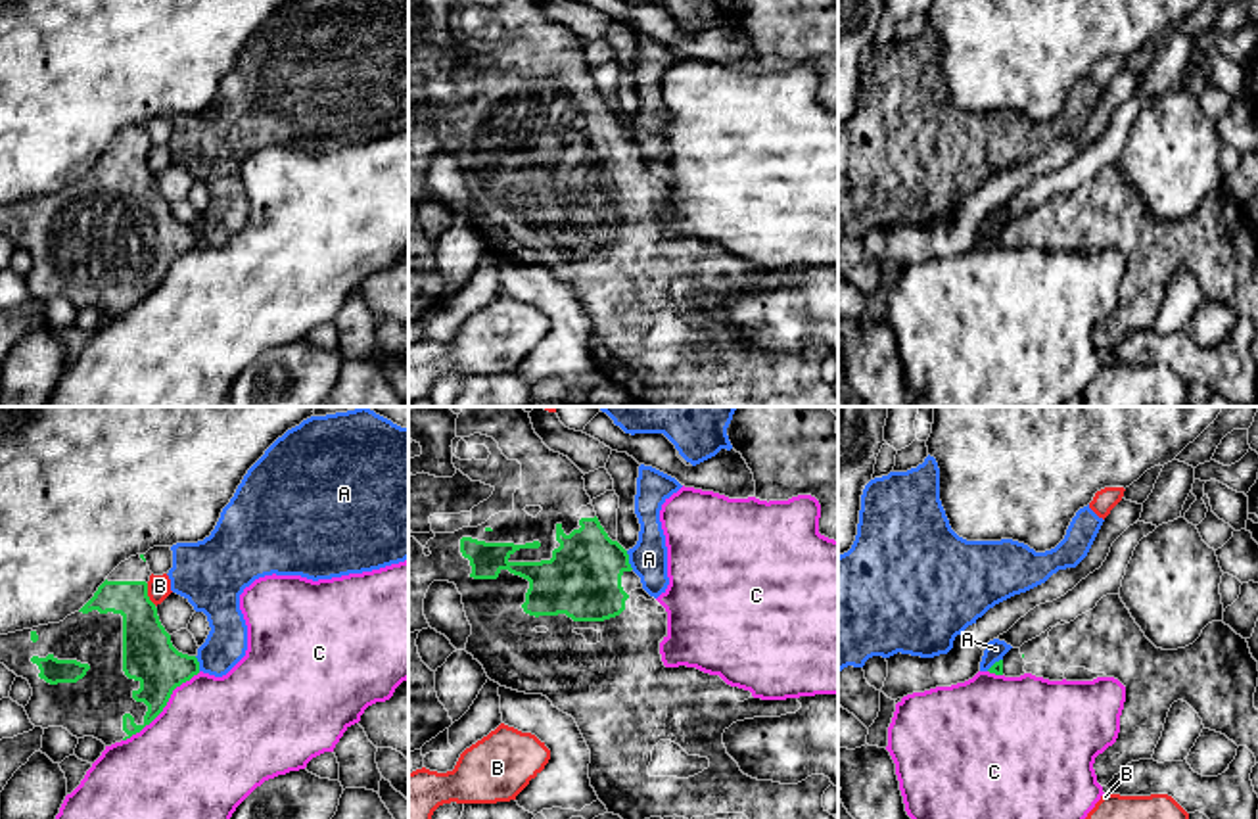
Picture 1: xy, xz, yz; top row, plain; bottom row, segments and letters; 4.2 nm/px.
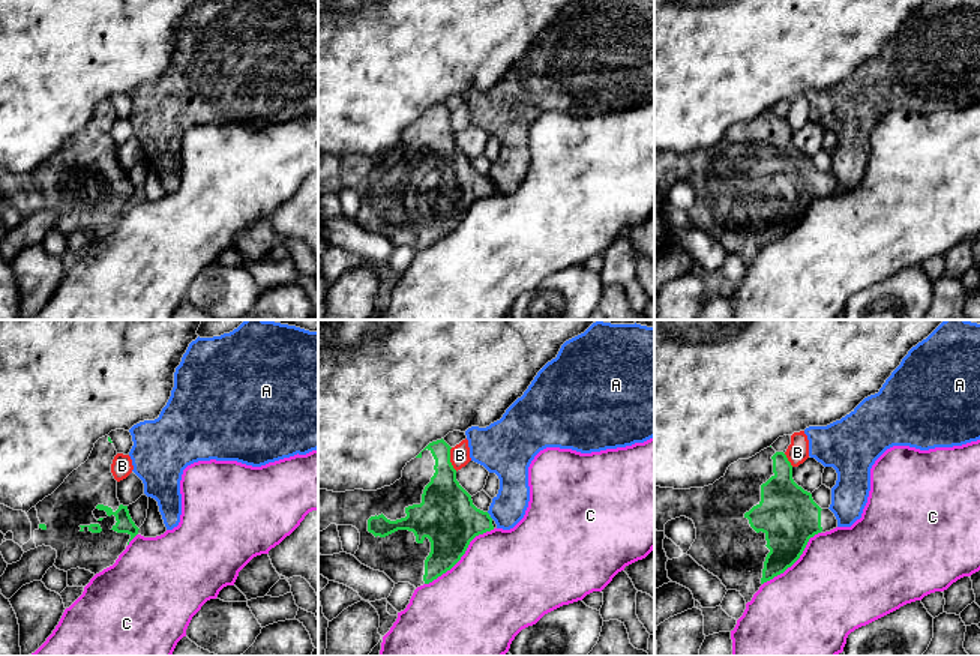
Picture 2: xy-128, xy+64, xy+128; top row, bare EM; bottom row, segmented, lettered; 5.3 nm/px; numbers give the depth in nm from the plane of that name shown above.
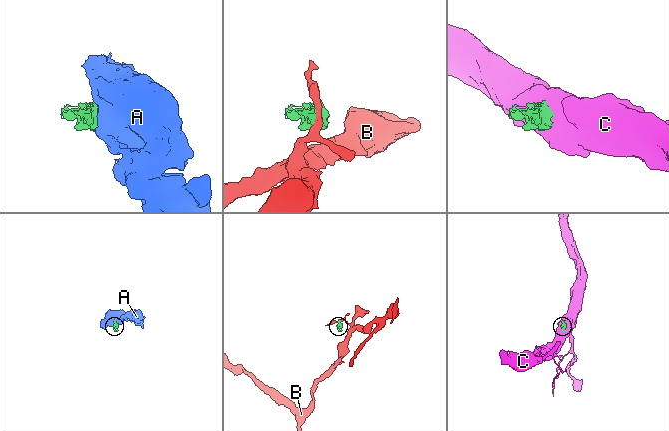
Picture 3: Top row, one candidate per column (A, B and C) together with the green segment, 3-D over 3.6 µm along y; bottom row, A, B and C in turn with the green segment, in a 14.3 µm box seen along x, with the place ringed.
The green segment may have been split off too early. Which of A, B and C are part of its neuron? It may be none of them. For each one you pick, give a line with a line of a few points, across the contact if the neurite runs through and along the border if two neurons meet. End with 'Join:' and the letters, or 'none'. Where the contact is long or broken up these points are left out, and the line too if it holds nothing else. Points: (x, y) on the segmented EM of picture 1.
Join: none

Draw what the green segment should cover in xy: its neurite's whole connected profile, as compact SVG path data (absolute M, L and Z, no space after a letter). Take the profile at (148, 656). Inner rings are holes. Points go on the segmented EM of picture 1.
M144 554L130 556L63 621L0 635L0 664L33 689L25 712L35 727L63 727L111 746L150 725L173 690L199 673L198 658L178 652L161 625L148 597L150 575Z

